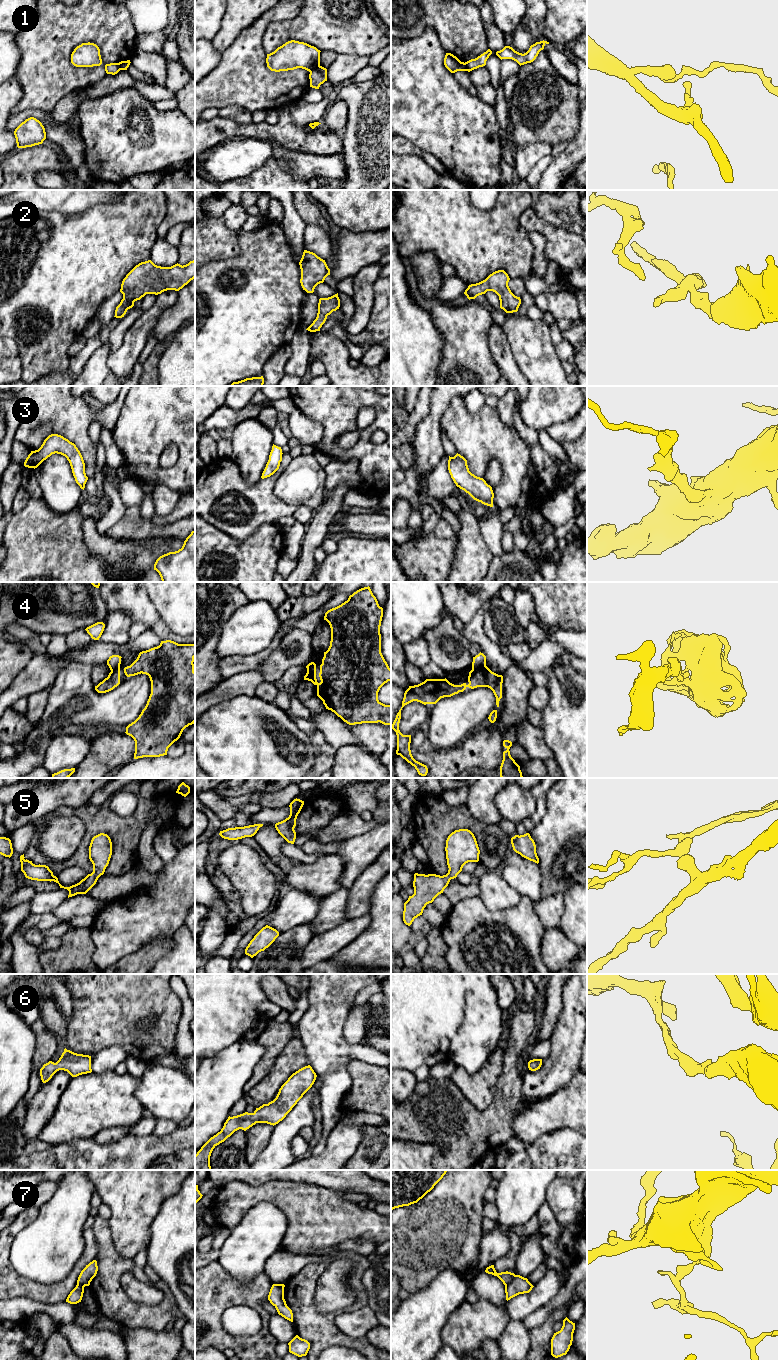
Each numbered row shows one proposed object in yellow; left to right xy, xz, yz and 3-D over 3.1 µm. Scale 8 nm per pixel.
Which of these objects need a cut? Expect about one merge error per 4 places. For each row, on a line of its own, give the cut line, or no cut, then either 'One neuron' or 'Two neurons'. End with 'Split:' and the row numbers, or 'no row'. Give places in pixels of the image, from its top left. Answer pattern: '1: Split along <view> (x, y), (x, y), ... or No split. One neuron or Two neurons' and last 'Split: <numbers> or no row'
1: Split along xz (319, 65), (310, 72). Two neurons
2: No split. One neuron
3: No split. One neuron
4: Split along yz (485, 665), (472, 670). Two neurons
5: No split. One neuron
6: No split. One neuron
7: Split along yz (515, 1275), (505, 1285). Two neurons
Split: 1, 4, 7

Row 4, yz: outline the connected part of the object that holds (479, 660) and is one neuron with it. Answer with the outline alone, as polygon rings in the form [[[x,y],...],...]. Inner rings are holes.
[[[480,652],[478,655],[473,657],[472,670],[477,670],[484,666],[486,666],[486,656]]]

